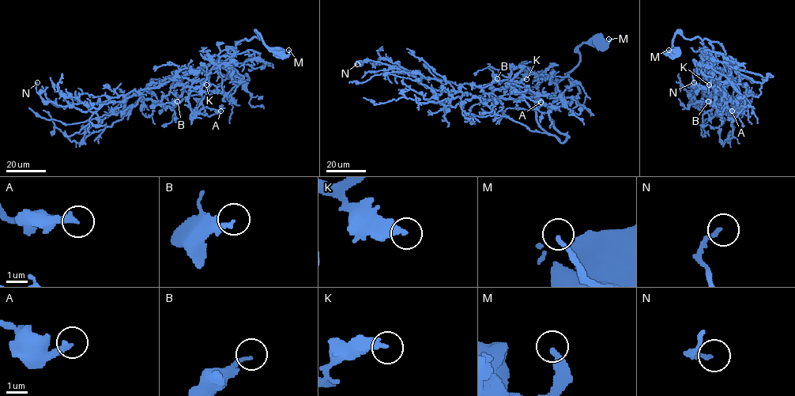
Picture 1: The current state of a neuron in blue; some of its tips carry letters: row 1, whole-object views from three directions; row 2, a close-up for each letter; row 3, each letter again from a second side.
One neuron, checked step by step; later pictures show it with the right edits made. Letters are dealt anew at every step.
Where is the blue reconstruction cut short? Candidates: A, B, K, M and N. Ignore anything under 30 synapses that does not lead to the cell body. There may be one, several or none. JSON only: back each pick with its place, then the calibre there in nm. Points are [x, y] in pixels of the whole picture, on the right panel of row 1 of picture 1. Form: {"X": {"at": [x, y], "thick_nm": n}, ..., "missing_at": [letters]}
{"missing_at": []}

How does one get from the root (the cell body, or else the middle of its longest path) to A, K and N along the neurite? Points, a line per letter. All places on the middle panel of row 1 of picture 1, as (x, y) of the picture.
A: (602, 44), (578, 47), (580, 62), (555, 92), (537, 99), (530, 90), (512, 93), (540, 102)
K: (602, 44), (582, 43), (578, 47), (580, 62), (557, 84), (555, 92), (536, 99), (521, 83), (526, 79)
N: (602, 44), (578, 47), (580, 62), (555, 92), (518, 99), (435, 90), (384, 63), (357, 64)

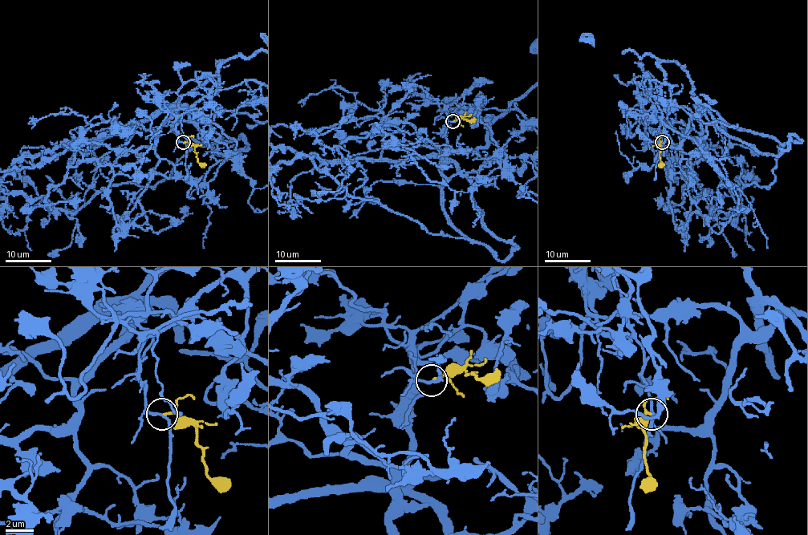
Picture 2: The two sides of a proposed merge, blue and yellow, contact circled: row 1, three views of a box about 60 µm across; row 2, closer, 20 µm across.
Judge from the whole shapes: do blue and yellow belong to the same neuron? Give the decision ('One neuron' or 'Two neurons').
Two neurons

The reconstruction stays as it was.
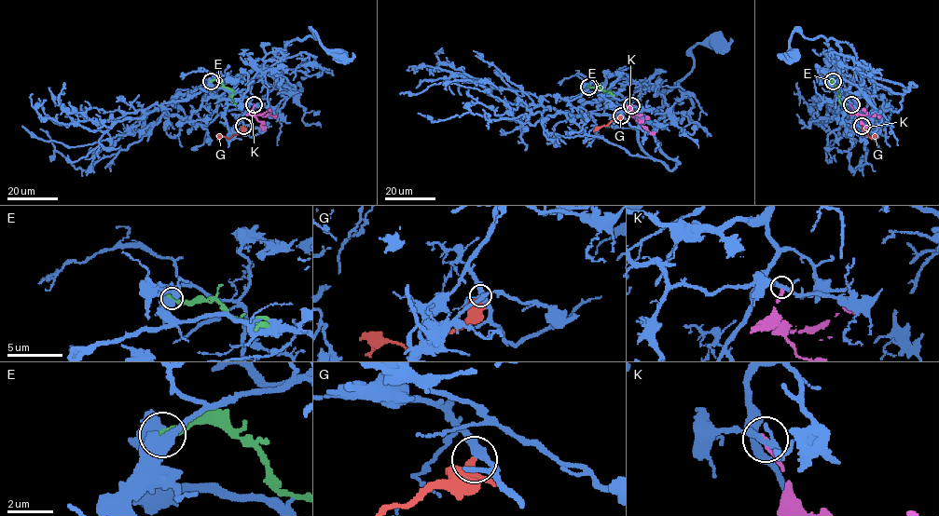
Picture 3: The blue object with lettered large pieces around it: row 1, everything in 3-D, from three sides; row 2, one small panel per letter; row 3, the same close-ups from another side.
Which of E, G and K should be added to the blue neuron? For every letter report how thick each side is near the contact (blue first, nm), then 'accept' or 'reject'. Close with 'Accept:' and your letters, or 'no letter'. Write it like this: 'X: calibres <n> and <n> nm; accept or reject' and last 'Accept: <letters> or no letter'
E: calibres 460 and 440 nm; reject
G: calibres 320 and 280 nm; reject
K: calibres 170 and 200 nm; reject
Accept: no letter

